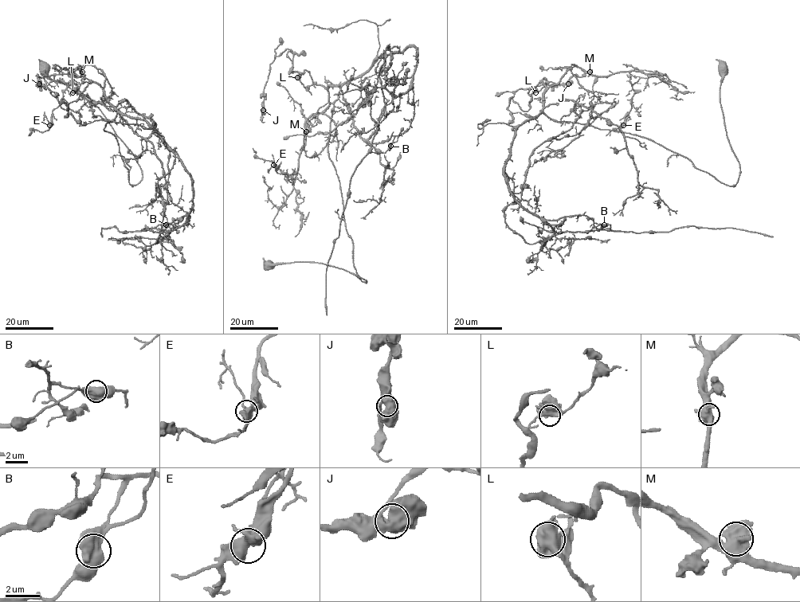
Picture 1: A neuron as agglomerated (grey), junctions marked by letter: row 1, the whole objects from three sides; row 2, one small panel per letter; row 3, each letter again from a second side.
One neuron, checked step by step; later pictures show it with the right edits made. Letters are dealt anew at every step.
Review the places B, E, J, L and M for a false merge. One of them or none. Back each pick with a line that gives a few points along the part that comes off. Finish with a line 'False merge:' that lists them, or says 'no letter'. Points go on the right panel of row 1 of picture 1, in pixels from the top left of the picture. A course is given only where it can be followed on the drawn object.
B: foreign part runs (604, 224), (610, 228), (528, 244), (504, 219), (504, 209), (521, 200), (531, 153), (590, 107), (597, 78)
False merge: B

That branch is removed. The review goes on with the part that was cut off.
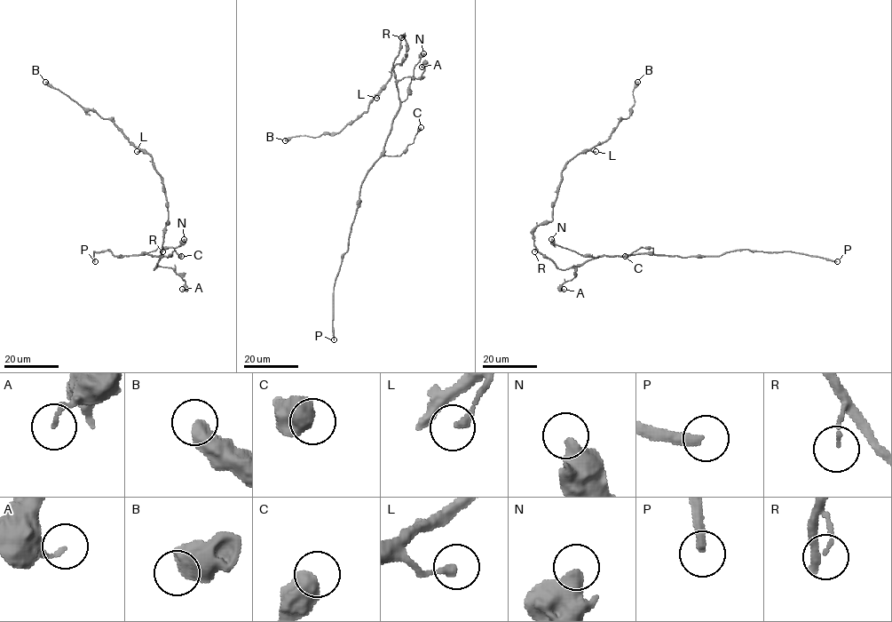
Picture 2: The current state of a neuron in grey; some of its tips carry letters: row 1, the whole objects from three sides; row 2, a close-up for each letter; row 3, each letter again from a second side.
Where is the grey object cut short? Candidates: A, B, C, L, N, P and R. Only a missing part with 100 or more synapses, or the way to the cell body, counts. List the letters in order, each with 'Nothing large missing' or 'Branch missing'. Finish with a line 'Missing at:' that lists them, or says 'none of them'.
A: Nothing large missing
B: Nothing large missing
C: Nothing large missing
L: Nothing large missing
N: Nothing large missing
P: Branch missing
R: Nothing large missing
Missing at: P

